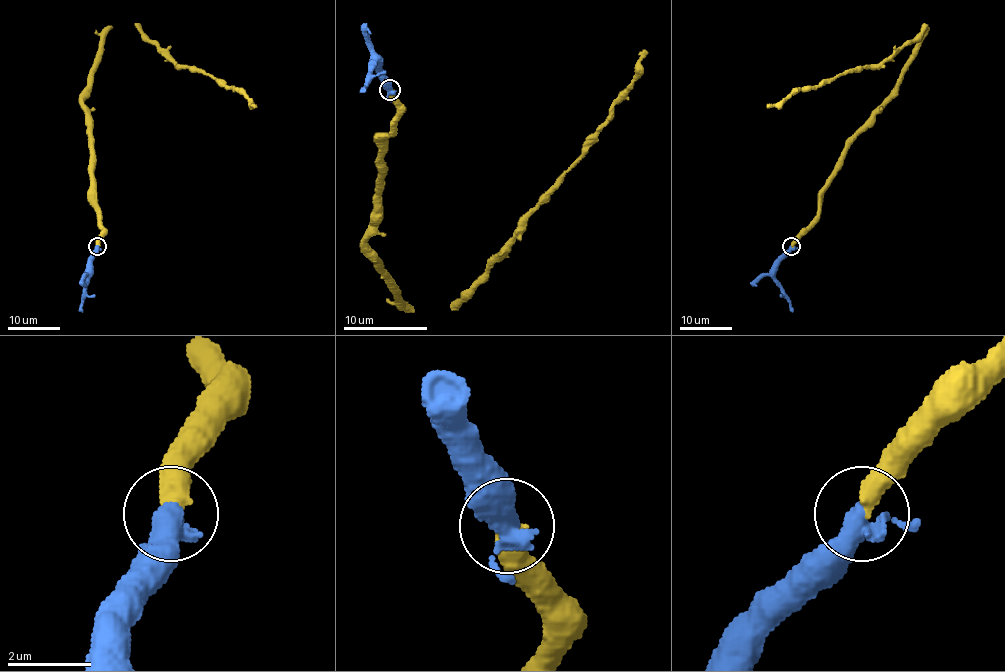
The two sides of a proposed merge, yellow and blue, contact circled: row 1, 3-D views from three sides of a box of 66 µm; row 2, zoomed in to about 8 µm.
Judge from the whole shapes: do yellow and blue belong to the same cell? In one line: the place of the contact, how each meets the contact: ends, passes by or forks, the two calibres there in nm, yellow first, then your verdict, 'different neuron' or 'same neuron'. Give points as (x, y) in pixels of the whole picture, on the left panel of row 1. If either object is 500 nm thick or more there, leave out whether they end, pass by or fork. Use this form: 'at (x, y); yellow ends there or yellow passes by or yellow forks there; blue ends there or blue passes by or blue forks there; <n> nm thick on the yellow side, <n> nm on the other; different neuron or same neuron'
at (97, 246); yellow ends there; blue passes by; 480 nm thick on the yellow side, 400 nm on the other; same neuron

